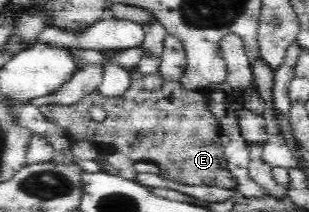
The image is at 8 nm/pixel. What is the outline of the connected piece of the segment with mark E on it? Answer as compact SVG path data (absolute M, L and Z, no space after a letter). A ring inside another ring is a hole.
M138 65L125 69L129 73L129 88L119 96L108 97L100 93L100 86L95 86L89 94L73 103L49 102L39 106L45 121L50 126L61 130L69 142L89 142L98 155L125 154L139 164L152 164L160 171L161 177L183 184L220 186L225 189L239 188L237 176L229 171L229 162L225 159L224 128L219 115L212 110L213 91L207 89L187 89L179 79L165 78L163 74L143 74ZM91 106L101 106L106 112L103 122L93 120L89 114Z

